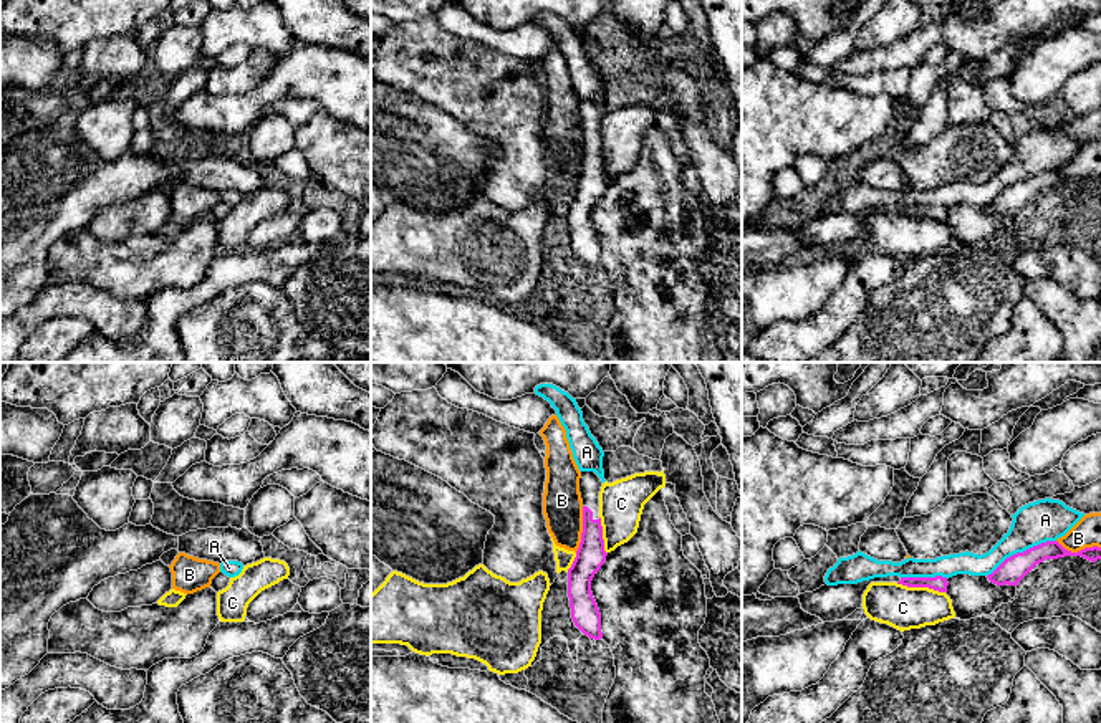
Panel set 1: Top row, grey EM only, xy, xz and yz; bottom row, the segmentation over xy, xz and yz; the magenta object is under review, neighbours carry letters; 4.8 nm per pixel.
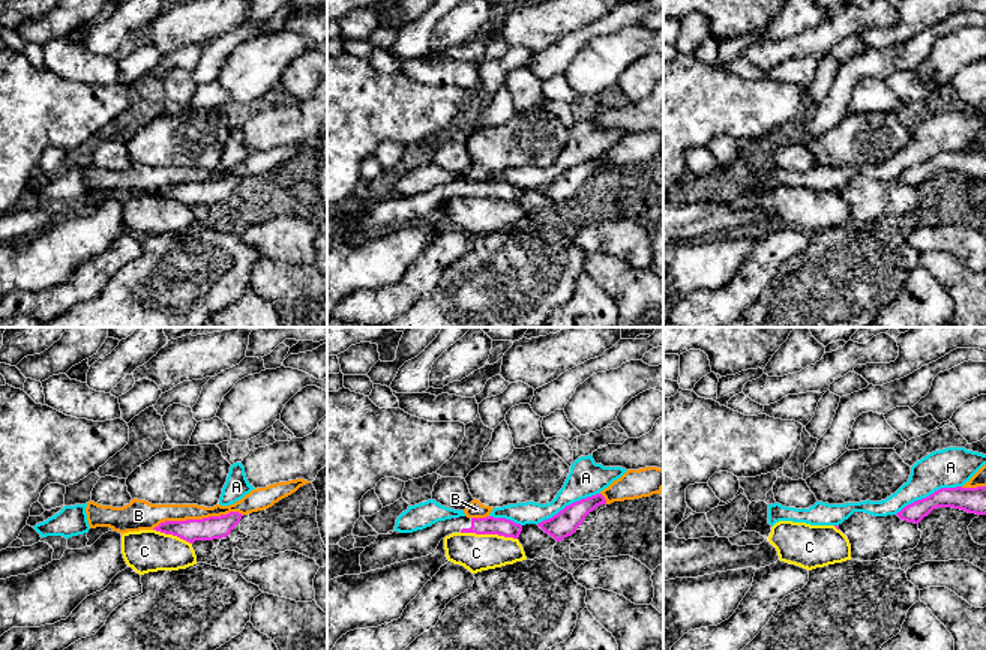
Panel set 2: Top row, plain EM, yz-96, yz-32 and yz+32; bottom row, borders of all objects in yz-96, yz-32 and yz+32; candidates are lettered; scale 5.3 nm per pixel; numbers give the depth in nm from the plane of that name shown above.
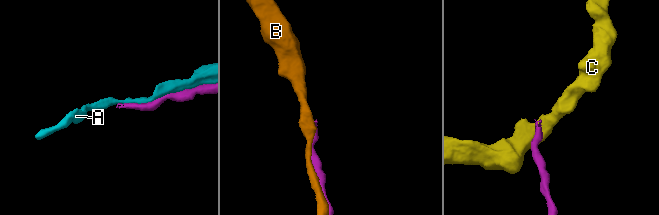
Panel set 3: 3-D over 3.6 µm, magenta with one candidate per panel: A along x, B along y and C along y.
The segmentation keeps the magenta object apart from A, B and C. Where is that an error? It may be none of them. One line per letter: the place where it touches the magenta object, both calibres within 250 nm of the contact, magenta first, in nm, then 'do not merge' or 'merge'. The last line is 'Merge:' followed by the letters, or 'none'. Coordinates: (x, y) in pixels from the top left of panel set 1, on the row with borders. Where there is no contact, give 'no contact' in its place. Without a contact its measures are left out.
A: yz (1020, 553) | 120/200 nm | do not merge
B: xz (583, 530) | 140/190 nm | do not merge
C: yz (921, 586) | 70/220 nm | do not merge
Merge: none

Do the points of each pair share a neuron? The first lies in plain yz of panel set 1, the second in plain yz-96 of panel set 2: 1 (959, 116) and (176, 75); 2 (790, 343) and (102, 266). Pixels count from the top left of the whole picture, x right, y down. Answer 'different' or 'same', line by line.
1: same
2: same

